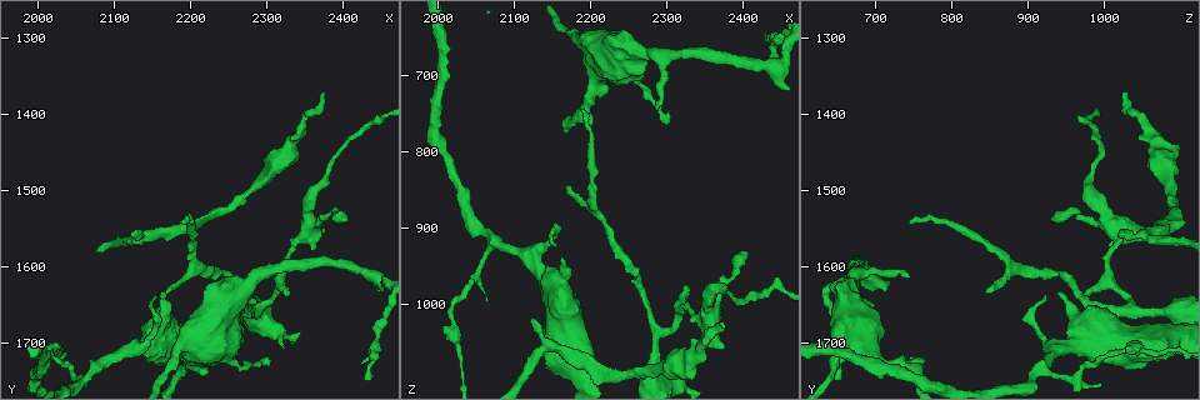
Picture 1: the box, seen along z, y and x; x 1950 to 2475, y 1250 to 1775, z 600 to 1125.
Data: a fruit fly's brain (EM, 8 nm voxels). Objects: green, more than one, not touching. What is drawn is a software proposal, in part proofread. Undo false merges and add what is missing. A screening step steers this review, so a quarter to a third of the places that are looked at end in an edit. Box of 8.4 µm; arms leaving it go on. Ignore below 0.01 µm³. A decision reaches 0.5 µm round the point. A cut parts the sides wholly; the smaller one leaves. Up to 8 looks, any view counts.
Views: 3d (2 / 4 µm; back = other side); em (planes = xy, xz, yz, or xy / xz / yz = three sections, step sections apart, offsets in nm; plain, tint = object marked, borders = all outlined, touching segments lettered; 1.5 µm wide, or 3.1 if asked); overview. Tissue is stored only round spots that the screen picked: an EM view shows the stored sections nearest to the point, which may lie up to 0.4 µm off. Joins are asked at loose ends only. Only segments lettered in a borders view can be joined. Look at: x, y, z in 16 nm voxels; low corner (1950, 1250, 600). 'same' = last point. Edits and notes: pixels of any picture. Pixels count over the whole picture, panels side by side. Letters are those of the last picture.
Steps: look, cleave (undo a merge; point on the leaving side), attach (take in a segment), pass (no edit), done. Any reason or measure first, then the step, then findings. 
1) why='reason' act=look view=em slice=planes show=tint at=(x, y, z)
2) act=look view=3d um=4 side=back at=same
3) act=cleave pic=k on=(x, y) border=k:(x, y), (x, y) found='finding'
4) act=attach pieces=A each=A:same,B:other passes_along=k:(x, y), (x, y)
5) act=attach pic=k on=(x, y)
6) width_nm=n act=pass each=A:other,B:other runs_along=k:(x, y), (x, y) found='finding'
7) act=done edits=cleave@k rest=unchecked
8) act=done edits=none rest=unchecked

why='sudden change in width' act=look view=em slice=planes show=tint at=(2300, 1480, 1080)

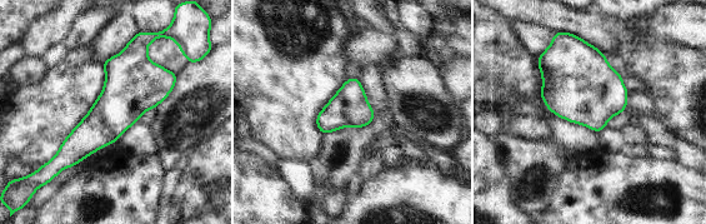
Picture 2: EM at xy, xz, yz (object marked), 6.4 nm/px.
act=look view=em slice=planes show=borders at=same

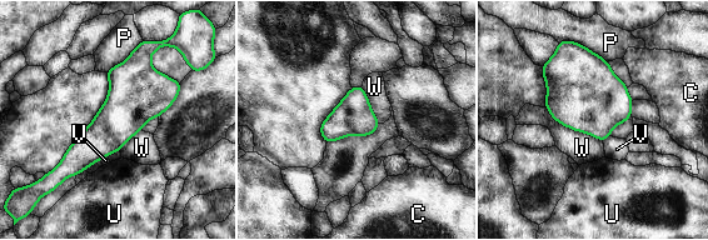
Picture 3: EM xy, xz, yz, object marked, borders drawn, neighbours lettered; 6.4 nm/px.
act=pass each=C:other,P:other,U:other,V:other,W:other border=3:(546, 106), (559, 123), (602, 141) found='one cell here'

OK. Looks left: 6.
why='tapers out' act=look view=3d um=4 at=(2405, 1540, 930)

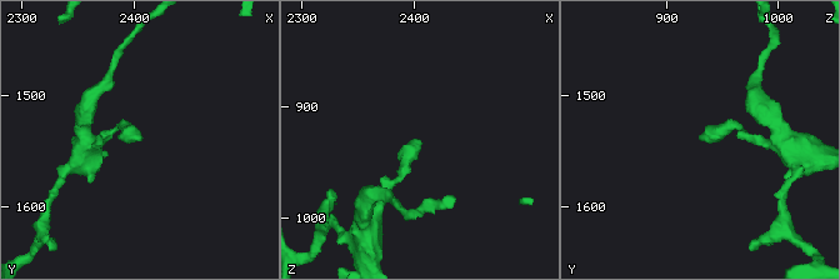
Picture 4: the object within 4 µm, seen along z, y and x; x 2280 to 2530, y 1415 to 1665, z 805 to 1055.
act=look view=em slice=yz step=4 show=borders at=(2410, 1538, 932)

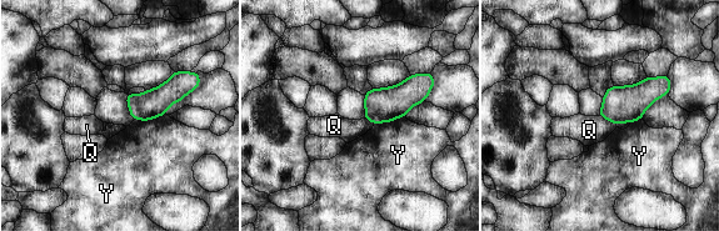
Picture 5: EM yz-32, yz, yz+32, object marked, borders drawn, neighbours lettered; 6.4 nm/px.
act=look view=em slice=planes show=borders at=same

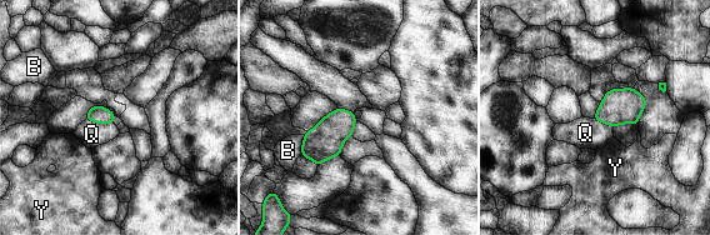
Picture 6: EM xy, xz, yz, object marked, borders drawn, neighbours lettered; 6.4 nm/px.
longest_contact=Q:190nm act=pass each=B:other,Q:other,Y:other border=6:(85, 119), (113, 124) found='no lettered segment goes on from it'

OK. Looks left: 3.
act=look view=3d um=4 at=(2320, 1640, 975)

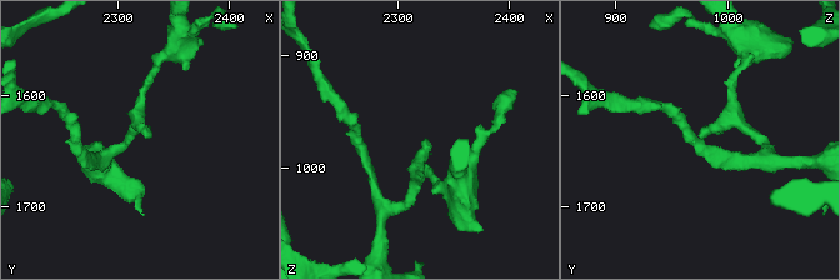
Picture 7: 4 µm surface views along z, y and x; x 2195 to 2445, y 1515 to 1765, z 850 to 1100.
act=look view=em slice=xy step=8 show=borders at=(2324, 1634, 974)

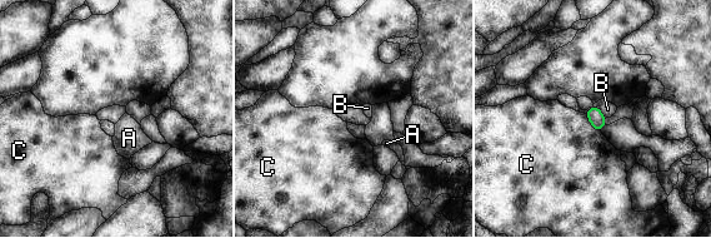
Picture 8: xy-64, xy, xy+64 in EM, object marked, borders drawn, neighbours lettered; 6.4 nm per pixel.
act=pass each=A:other,B:other,C:other border=8:(585, 114), (590, 124), (600, 130) found='no lettered segment goes on from it'

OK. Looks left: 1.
act=done edits=none rest=unchecked

